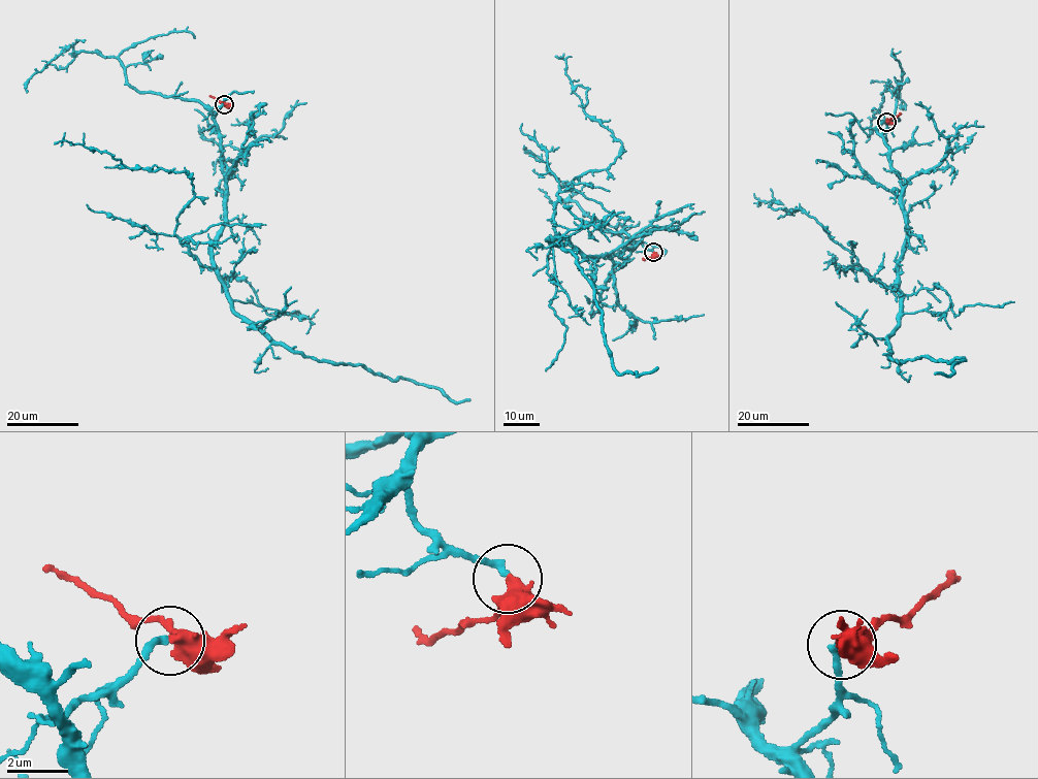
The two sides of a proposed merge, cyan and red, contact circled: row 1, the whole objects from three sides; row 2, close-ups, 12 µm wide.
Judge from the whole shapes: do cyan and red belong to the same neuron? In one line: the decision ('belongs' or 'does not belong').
belongs

